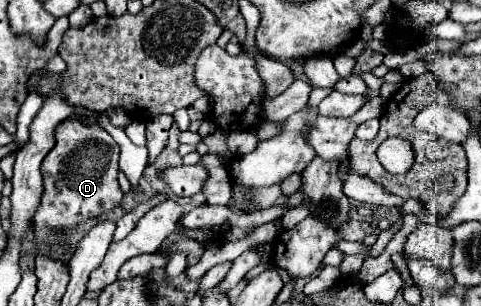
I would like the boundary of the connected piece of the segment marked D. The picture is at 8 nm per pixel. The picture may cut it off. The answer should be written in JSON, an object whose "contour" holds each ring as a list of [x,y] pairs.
{"contour":[[[71,116],[55,128],[55,140],[57,142],[55,142],[53,150],[45,156],[45,160],[41,164],[43,196],[41,196],[41,204],[35,212],[35,234],[39,238],[39,250],[49,250],[51,244],[47,242],[47,234],[51,230],[77,226],[77,224],[85,222],[87,218],[97,218],[101,214],[107,214],[109,210],[119,206],[119,202],[123,198],[123,192],[121,192],[119,182],[117,182],[119,146],[99,124],[85,124],[81,118]]]}

